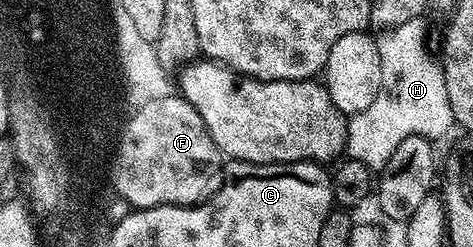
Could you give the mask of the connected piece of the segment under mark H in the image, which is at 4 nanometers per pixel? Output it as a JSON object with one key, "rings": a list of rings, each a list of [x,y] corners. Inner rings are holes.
{"rings":[[[422,18],[405,21],[405,25],[390,28],[387,35],[378,36],[381,57],[381,89],[373,103],[364,112],[350,116],[347,124],[346,154],[352,159],[361,161],[372,173],[382,172],[387,166],[389,157],[393,157],[393,149],[405,141],[405,137],[426,135],[436,137],[443,135],[453,127],[455,118],[453,109],[449,109],[449,93],[445,93],[445,77],[440,60],[427,52],[427,27]]]}

